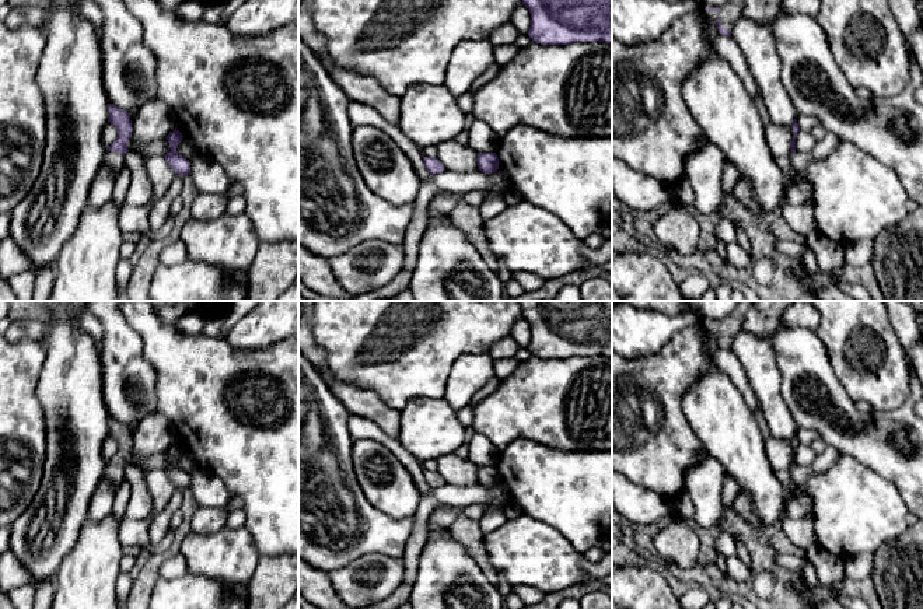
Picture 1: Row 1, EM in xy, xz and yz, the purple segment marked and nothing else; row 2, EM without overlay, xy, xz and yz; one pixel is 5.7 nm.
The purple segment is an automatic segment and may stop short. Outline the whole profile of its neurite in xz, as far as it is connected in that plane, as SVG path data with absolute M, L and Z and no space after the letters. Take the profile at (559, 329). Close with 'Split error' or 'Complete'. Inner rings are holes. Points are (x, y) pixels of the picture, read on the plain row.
M518 301L522 318L531 326L527 346L535 357L570 358L573 356L606 356L612 358L612 301Z. Complete

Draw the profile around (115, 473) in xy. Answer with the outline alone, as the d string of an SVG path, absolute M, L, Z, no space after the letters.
M106 463L102 477L106 477L108 480L112 482L113 491L116 493L125 479L125 469L116 465Z

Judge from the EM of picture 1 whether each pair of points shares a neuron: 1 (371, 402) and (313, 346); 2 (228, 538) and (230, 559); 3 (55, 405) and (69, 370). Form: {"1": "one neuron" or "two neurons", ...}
{"1": "one neuron", "2": "one neuron", "3": "one neuron"}

